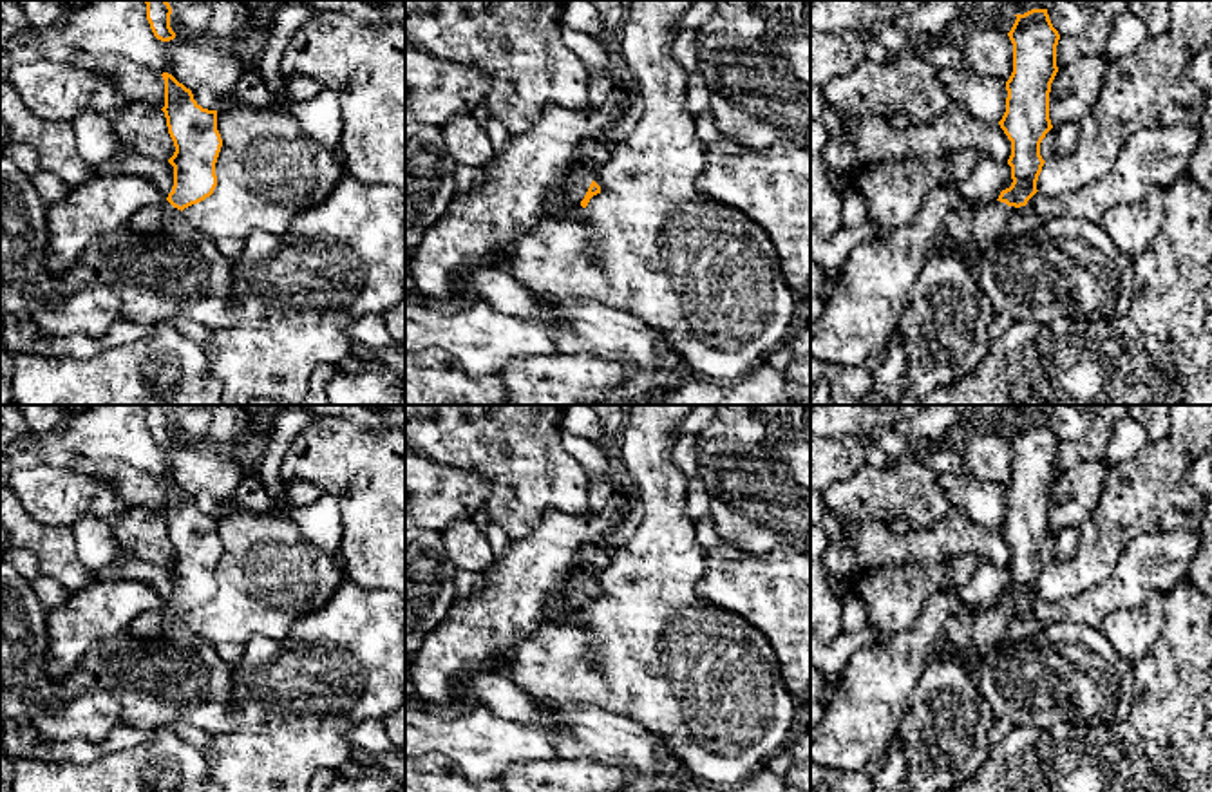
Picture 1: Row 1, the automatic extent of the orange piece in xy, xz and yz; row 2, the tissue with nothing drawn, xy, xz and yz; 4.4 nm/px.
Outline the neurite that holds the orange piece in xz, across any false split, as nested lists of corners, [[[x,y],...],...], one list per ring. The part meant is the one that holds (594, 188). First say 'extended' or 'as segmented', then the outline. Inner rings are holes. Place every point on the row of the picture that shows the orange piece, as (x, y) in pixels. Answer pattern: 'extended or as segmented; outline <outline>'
extended; outline [[[579,161],[572,163],[563,177],[561,192],[548,197],[546,212],[586,208],[597,193],[601,193],[601,186],[592,179],[590,170]]]

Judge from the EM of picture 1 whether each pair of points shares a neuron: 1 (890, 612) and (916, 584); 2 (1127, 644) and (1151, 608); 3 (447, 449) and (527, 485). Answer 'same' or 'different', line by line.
1: same
2: same
3: same

